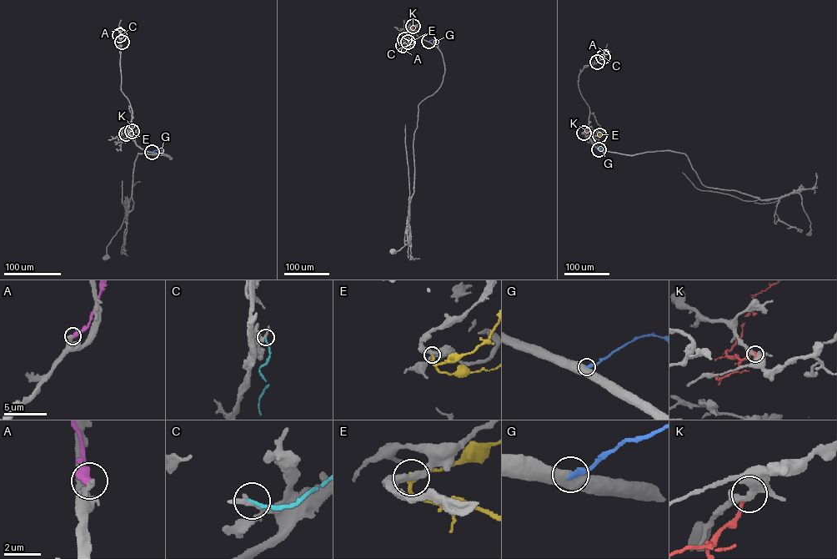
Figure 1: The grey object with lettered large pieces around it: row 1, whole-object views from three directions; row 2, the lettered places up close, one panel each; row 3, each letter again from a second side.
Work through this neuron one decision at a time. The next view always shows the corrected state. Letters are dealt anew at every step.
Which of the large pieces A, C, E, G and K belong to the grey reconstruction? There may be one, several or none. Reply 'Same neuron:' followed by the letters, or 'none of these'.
Same neuron: none of these

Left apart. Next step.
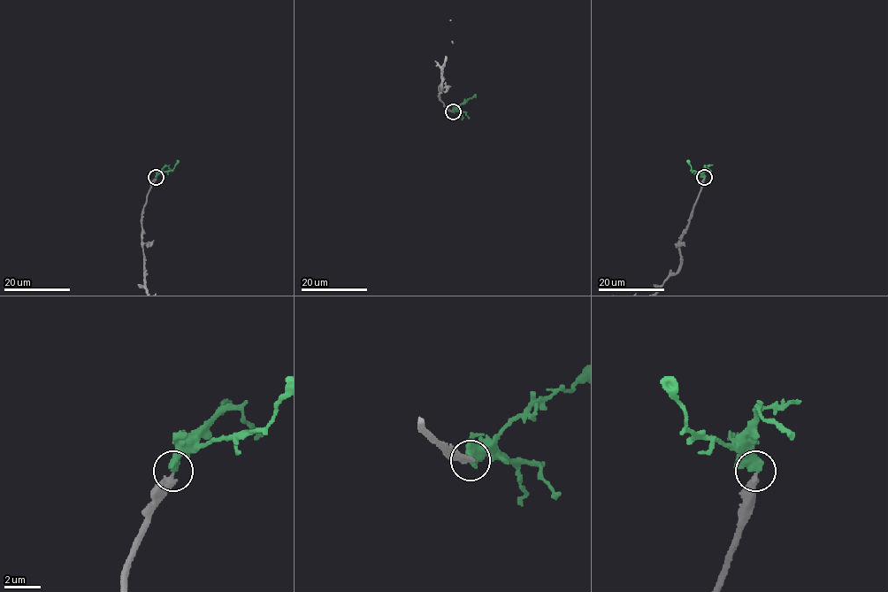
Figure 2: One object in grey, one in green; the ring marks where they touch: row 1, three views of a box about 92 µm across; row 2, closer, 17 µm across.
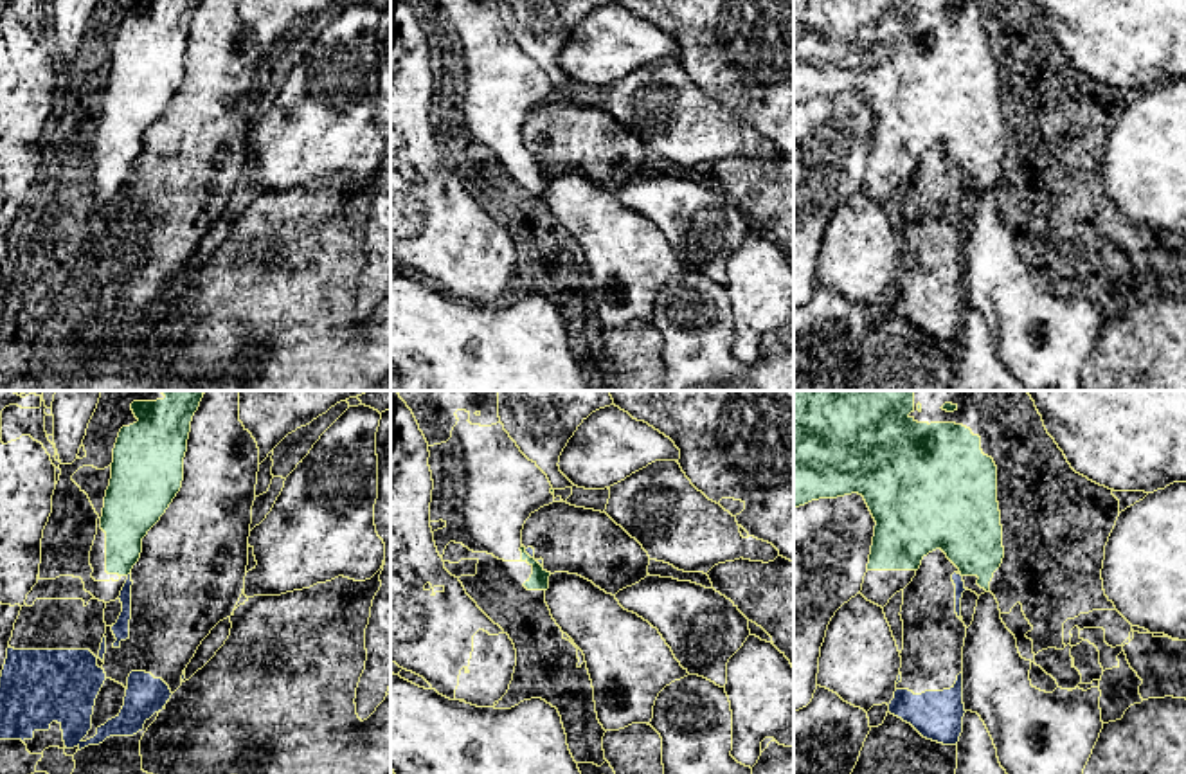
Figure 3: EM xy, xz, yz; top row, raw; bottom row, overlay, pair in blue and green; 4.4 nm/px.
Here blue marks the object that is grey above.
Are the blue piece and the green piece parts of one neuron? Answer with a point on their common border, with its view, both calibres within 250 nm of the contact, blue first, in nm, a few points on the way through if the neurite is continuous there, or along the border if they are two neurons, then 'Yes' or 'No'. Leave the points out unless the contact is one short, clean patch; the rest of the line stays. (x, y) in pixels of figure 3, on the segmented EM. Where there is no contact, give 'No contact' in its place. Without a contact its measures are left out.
Touches blue at xz (533, 557). Thickness 40 nm (blue) against 90 nm. Boundary: xz (524, 549), (540, 566). No

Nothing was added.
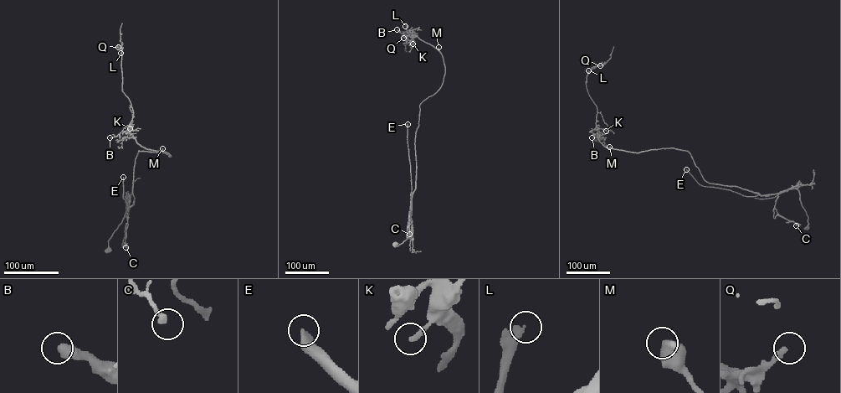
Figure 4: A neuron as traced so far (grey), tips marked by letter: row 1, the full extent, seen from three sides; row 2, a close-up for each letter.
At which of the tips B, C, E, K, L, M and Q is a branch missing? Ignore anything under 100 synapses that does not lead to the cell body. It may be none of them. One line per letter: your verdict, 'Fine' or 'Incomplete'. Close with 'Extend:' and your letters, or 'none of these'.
B: Fine
C: Fine
E: Incomplete
K: Fine
L: Incomplete
M: Fine
Q: Fine
Extend: E, L

